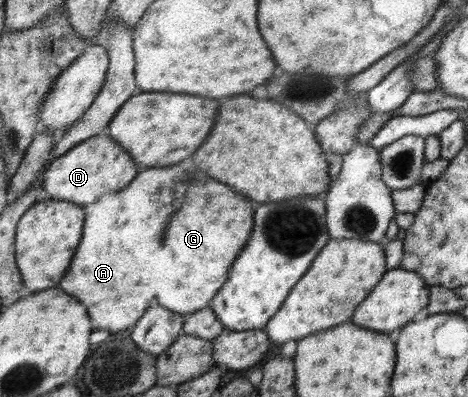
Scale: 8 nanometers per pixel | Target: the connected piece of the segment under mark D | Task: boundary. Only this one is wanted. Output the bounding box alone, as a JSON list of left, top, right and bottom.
[44,135,137,206]

